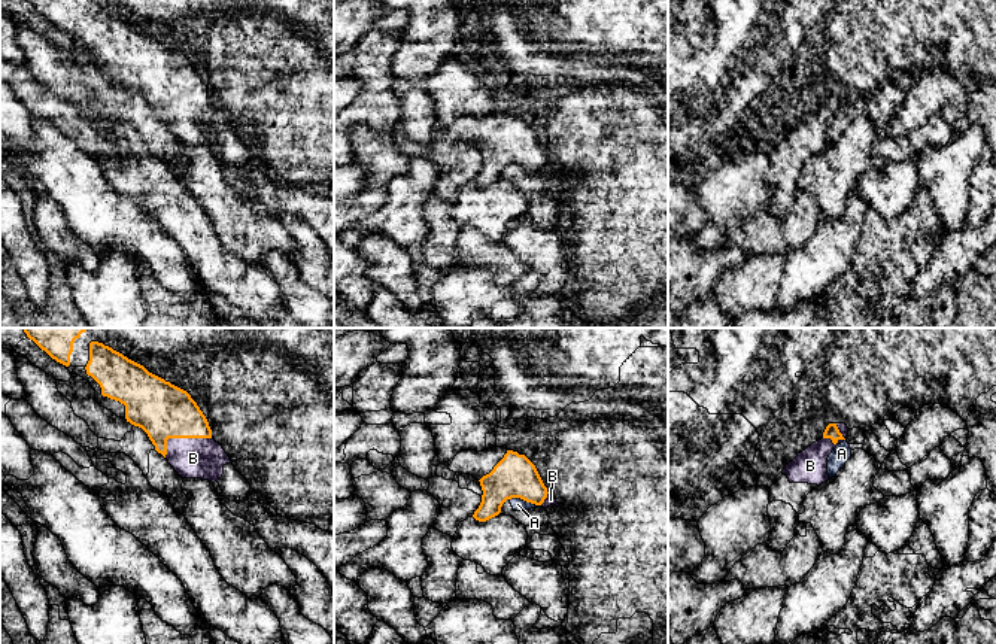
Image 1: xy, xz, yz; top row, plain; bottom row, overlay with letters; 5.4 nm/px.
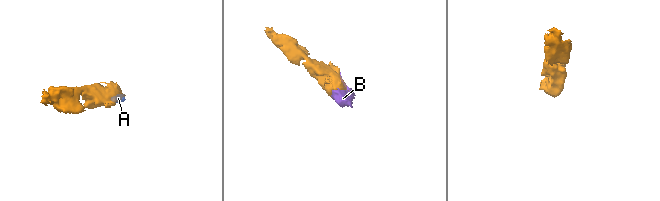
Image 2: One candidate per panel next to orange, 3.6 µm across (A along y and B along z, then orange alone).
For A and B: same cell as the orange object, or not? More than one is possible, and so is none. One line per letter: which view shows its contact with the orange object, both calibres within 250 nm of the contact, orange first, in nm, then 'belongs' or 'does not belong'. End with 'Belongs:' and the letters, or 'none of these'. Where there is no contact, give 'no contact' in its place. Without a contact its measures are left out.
A: contact in xz; calibres 240 and 70 nm; does not belong
B: contact in xy; calibres 300 and 220 nm; belongs
Belongs: B

